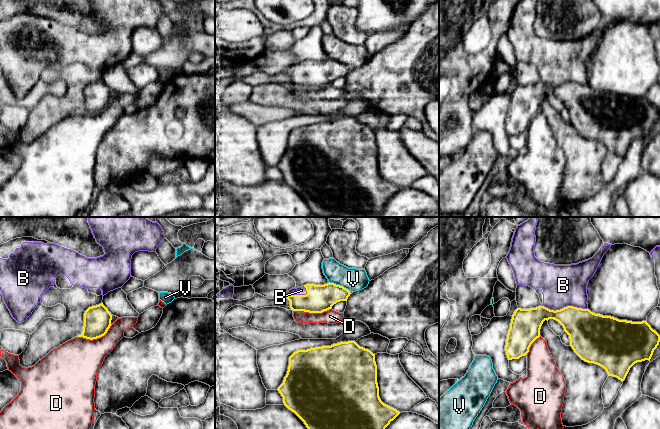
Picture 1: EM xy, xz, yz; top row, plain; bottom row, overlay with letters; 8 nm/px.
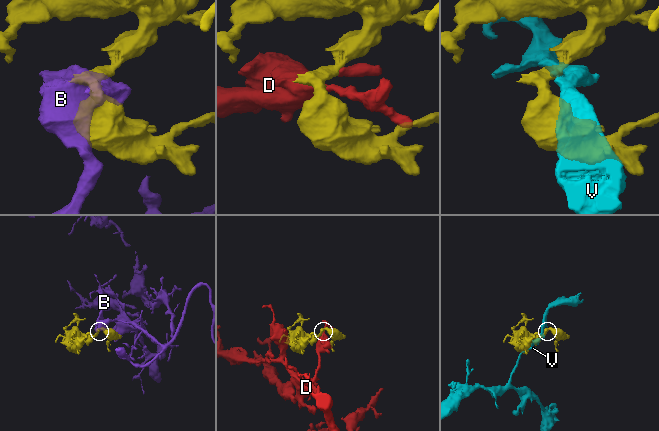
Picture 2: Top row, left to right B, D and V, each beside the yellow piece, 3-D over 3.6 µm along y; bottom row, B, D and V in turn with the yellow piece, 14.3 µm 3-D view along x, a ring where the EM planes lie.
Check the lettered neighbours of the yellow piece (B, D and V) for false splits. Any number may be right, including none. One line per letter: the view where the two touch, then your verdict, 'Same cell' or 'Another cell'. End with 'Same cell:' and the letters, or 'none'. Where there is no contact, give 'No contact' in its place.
B: Touches yellow in yz. Same cell
D: Touches yellow in xz. Another cell
V: Touches yellow in xz. Another cell
Same cell: B

